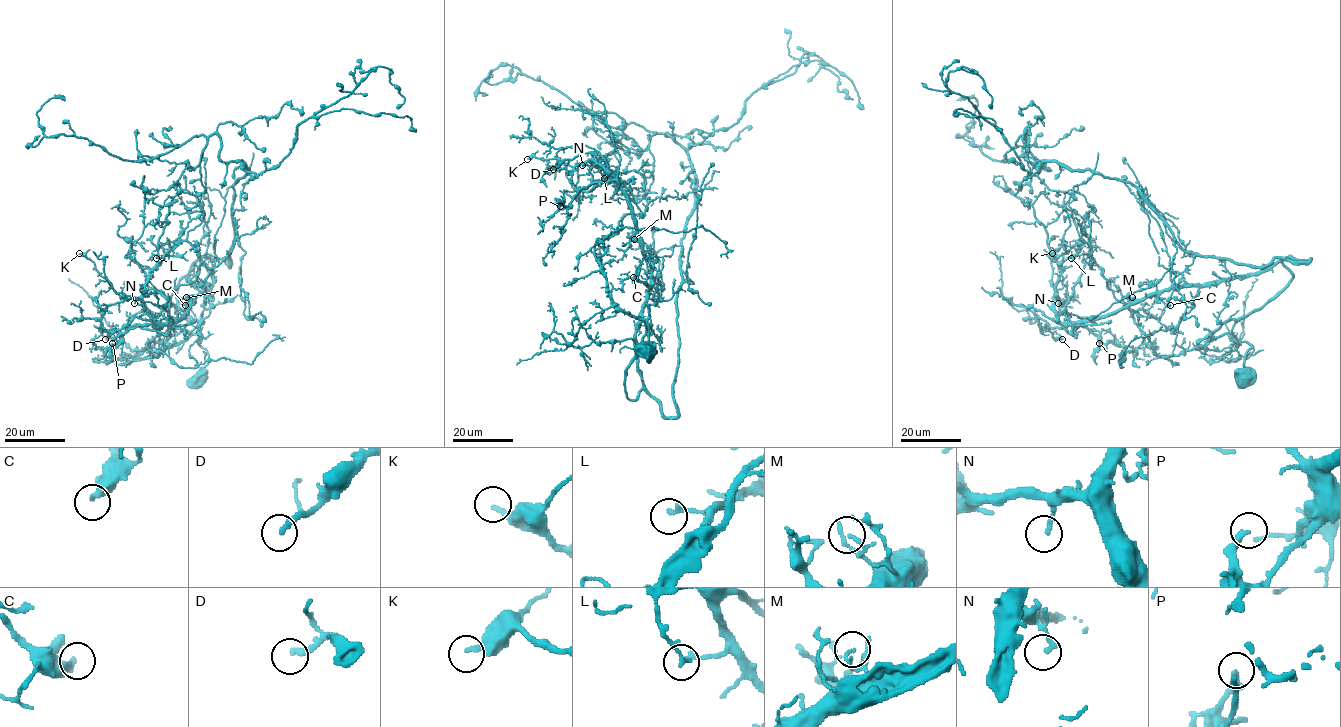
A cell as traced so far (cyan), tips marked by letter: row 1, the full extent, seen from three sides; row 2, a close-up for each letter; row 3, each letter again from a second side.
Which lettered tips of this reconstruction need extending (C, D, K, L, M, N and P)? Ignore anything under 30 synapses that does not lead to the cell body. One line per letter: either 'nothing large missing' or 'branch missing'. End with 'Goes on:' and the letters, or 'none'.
C: nothing large missing
D: branch missing
K: nothing large missing
L: nothing large missing
M: nothing large missing
N: nothing large missing
P: nothing large missing
Goes on: D

